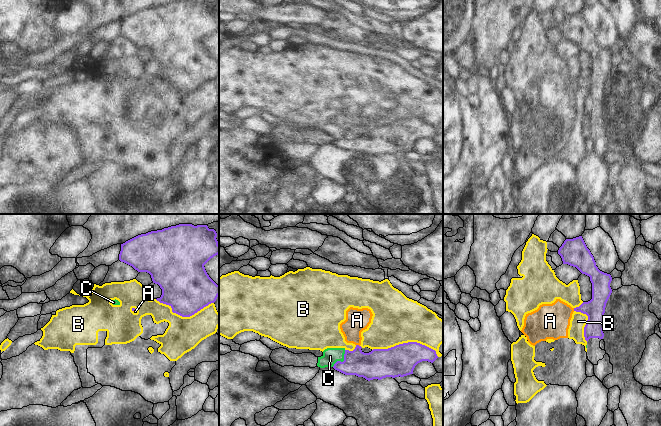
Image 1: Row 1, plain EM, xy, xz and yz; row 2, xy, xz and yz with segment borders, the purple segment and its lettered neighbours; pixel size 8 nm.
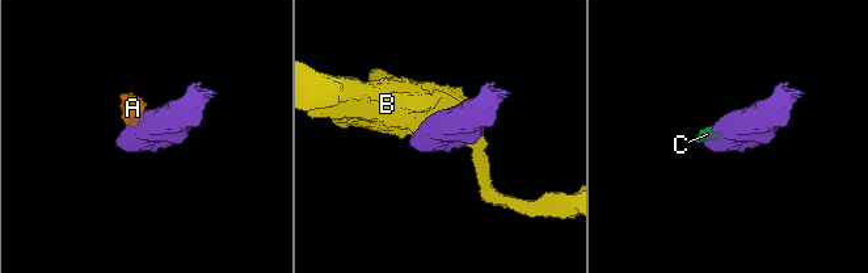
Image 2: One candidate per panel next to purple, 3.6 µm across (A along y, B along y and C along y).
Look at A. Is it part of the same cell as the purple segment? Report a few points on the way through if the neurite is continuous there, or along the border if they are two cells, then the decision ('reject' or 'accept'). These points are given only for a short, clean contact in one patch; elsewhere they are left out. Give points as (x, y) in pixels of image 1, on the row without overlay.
border along xz (356, 120), (359, 122); reject

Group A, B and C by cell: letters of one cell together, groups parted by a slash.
A B C

